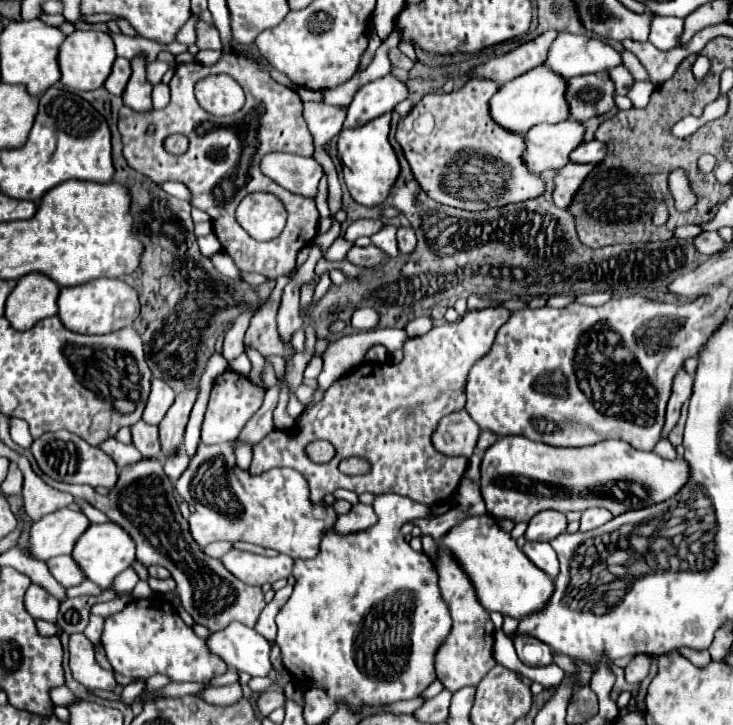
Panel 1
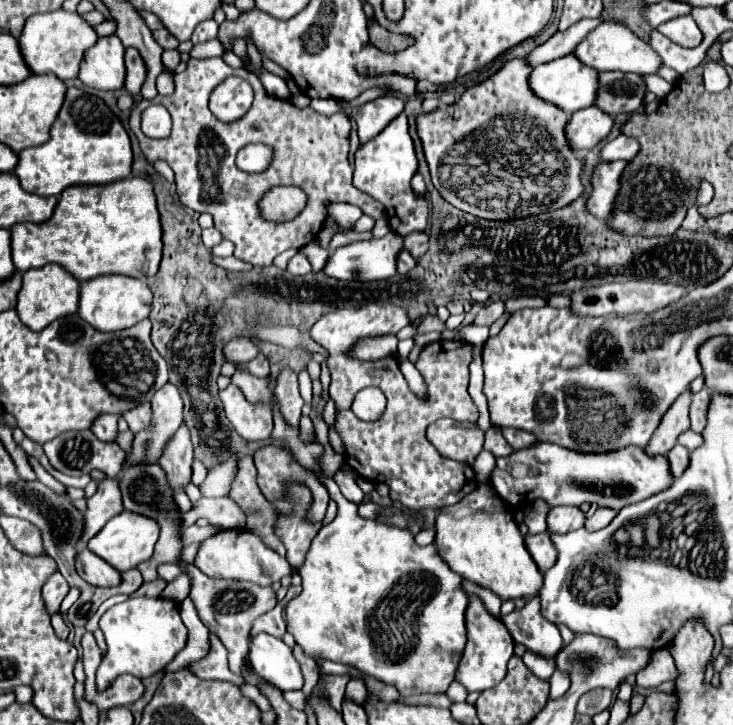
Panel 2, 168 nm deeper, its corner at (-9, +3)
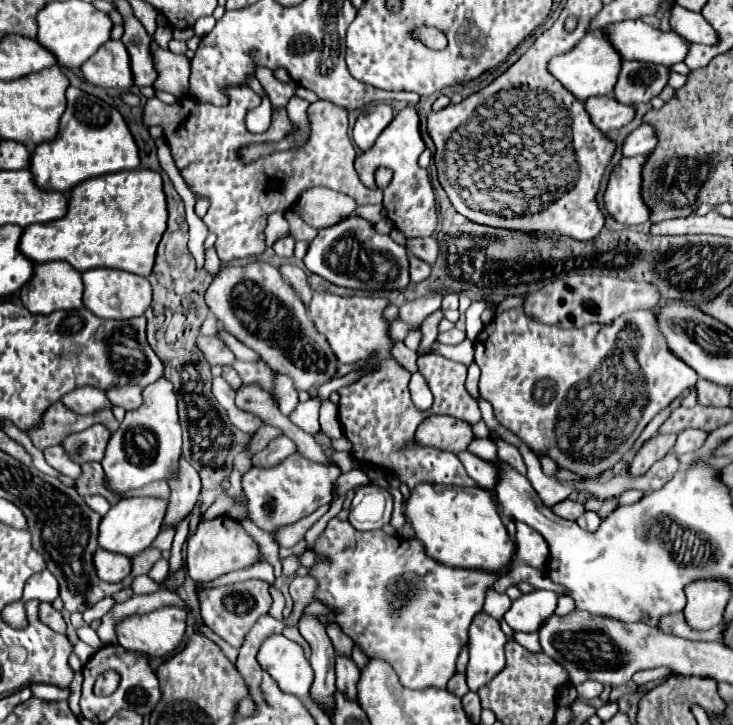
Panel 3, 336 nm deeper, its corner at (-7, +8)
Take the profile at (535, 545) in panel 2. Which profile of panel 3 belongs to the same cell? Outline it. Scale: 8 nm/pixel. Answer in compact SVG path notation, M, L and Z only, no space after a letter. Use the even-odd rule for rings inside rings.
M517 523L515 541L517 541L515 559L543 571L549 557L549 547L545 545L545 539L535 529L529 529L529 525Z

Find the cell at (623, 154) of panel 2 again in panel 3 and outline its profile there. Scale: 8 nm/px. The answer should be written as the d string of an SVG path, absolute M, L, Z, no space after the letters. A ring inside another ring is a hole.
M641 125L635 131L631 131L623 141L623 157L635 157L635 155L647 155L657 145L657 137L651 125Z

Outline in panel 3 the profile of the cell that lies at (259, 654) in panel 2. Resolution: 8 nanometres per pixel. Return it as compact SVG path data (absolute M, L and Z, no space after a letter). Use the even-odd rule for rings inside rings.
M269 635L257 653L259 665L277 681L277 685L299 699L309 695L313 669L303 655L301 645L285 635Z

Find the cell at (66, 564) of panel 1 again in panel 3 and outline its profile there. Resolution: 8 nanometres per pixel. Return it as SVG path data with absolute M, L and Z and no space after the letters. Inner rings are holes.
M97 549L93 555L93 565L97 571L97 577L107 583L119 583L123 581L131 571L131 559L123 557L119 553L109 553L103 549Z

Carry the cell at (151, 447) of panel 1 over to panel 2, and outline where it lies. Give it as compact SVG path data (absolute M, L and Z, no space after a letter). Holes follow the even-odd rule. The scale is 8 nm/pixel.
M141 402L135 408L123 412L123 418L127 420L131 432L139 432L139 430L147 428L147 424L151 422L151 404L149 402Z

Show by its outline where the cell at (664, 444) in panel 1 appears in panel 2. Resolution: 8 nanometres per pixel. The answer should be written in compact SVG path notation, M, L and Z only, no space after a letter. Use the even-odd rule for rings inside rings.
M677 444L677 446L667 454L667 460L669 460L669 464L671 464L671 474L673 474L673 478L679 478L679 476L685 472L687 464L689 464L689 450L687 450L685 446Z

